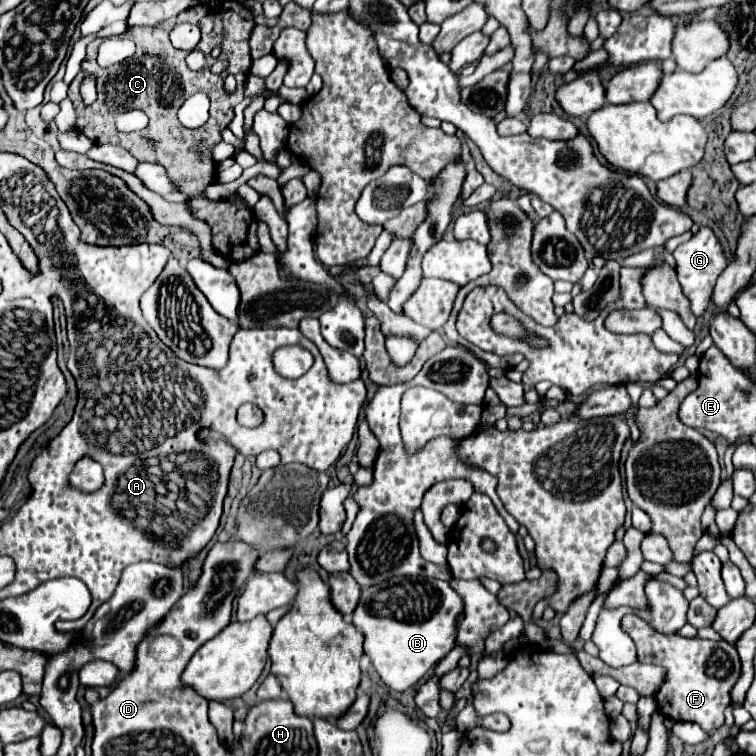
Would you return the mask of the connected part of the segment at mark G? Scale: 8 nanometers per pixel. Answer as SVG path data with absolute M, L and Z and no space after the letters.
M700 226L700 230L684 244L680 244L674 250L674 260L676 260L676 274L678 274L678 282L682 284L682 290L686 294L686 298L690 300L690 310L696 318L700 318L708 304L710 304L710 296L716 284L716 278L720 276L720 272L728 266L728 260L724 256L722 244L718 242L716 234L708 228L708 226Z

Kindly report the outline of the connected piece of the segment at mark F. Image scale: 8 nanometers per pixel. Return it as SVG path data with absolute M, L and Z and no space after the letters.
M628 614L622 618L622 630L634 640L638 648L638 662L658 664L666 670L666 682L658 690L656 704L658 710L676 722L696 722L704 732L716 730L724 724L724 708L730 704L730 690L740 676L740 658L732 644L720 640L684 638L680 634L656 632L648 622L638 618L638 614Z

